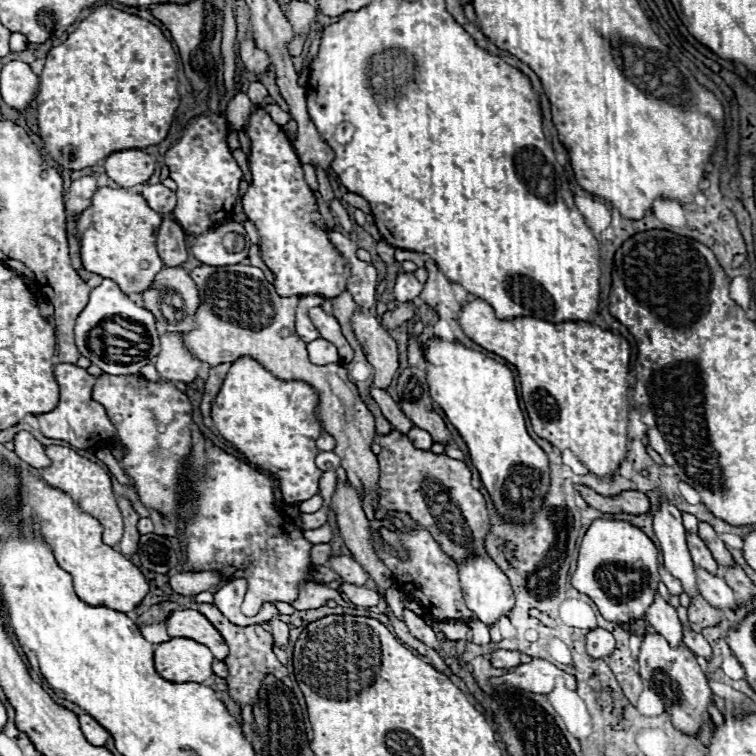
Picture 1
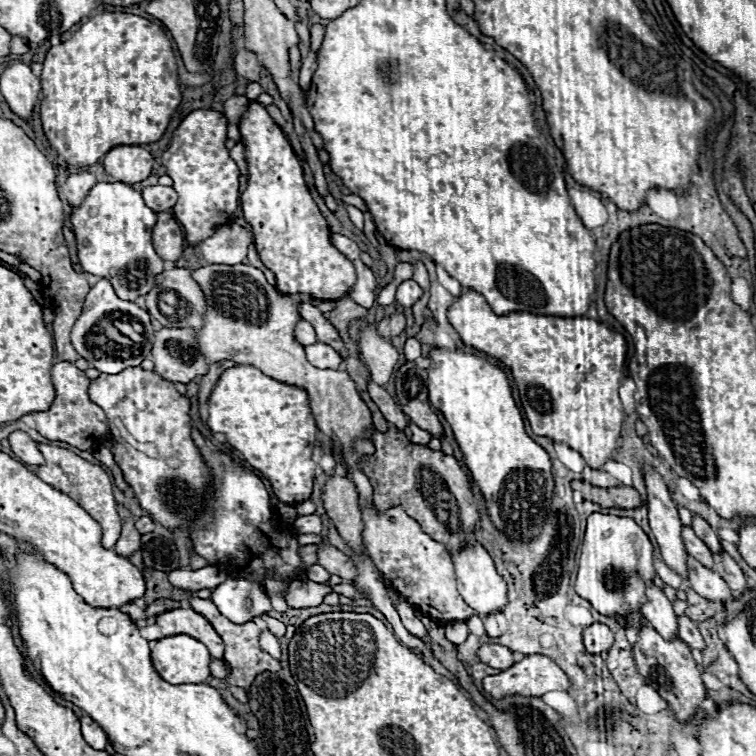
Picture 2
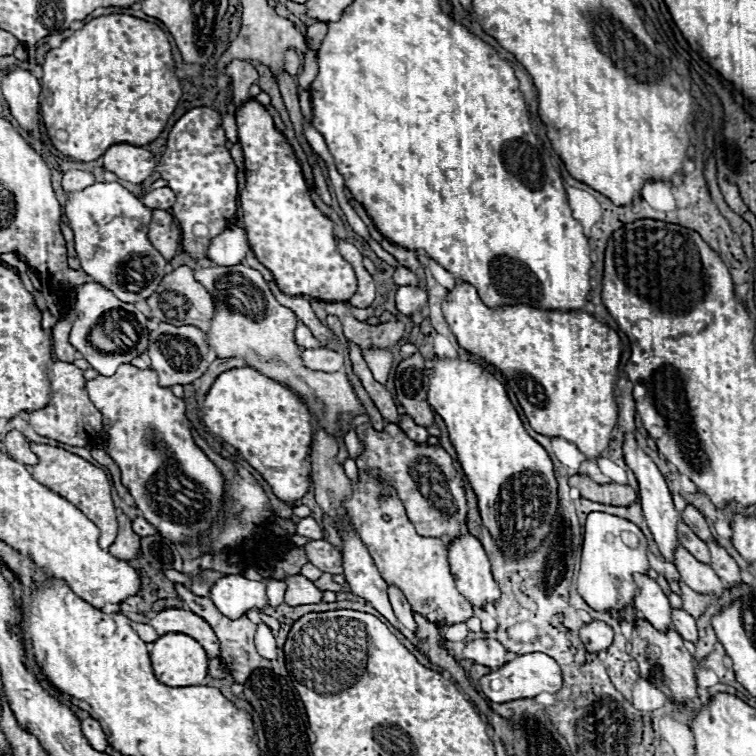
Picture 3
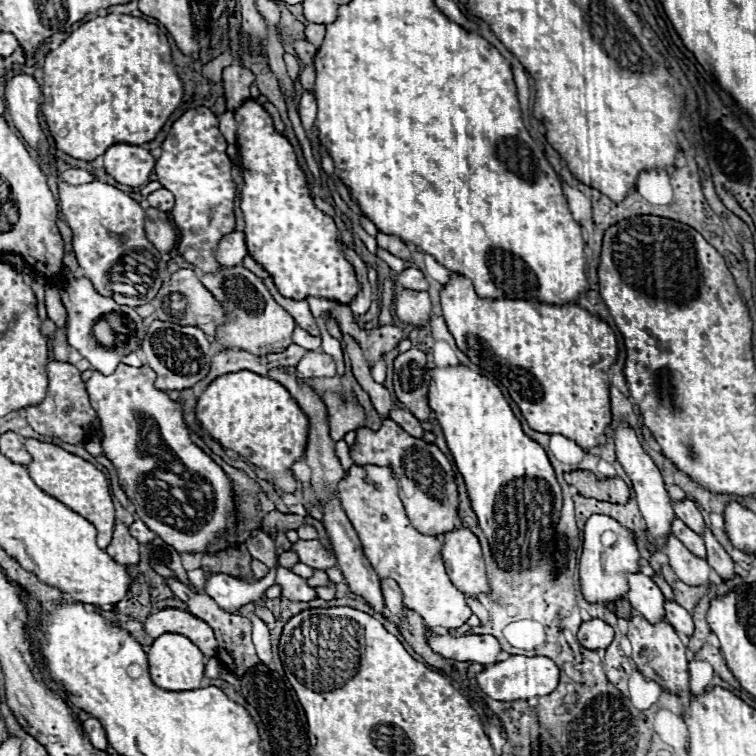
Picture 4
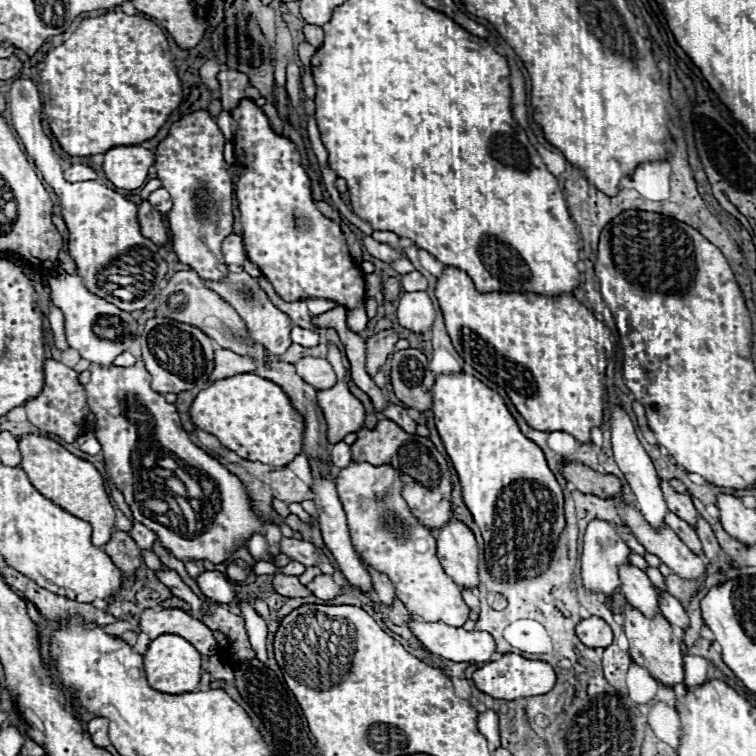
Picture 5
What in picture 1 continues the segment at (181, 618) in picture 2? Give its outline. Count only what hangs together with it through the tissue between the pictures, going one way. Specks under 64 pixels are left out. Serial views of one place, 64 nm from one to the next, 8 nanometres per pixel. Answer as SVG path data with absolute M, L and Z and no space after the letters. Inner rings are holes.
M180 610L172 612L166 618L166 628L170 636L190 636L190 640L198 640L200 644L206 644L216 660L224 660L228 646L222 640L220 632L202 616L198 610Z

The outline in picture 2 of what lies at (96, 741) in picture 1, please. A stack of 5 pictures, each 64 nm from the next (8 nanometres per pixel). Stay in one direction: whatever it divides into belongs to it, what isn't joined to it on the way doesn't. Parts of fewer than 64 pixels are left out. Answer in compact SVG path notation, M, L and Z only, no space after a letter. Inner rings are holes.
M82 716L80 722L82 722L82 734L84 734L84 740L86 740L92 748L96 748L96 750L104 750L106 742L108 742L106 732L104 732L104 730L102 730L90 716Z

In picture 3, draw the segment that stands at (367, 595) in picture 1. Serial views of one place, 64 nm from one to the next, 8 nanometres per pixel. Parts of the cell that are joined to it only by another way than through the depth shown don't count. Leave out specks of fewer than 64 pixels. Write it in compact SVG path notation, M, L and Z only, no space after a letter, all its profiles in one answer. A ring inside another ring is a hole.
M324 574L320 580L316 580L316 586L320 590L332 590L332 592L342 592L344 590L344 586L342 584L336 584L330 574Z

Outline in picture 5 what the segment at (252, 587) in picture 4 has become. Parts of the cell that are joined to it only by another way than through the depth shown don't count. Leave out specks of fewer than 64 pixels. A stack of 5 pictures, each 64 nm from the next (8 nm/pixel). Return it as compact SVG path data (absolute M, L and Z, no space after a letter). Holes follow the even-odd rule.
M202 572L198 576L198 586L204 592L206 598L218 602L218 604L236 604L238 602L238 590L232 580L228 580L222 572Z

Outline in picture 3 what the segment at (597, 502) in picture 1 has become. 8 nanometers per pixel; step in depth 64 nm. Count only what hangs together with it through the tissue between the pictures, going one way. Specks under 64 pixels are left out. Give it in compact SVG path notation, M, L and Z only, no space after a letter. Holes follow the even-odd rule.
M572 476L568 480L572 488L578 488L582 498L600 502L600 504L610 504L610 506L630 506L636 502L636 490L624 484L596 484L588 476Z

